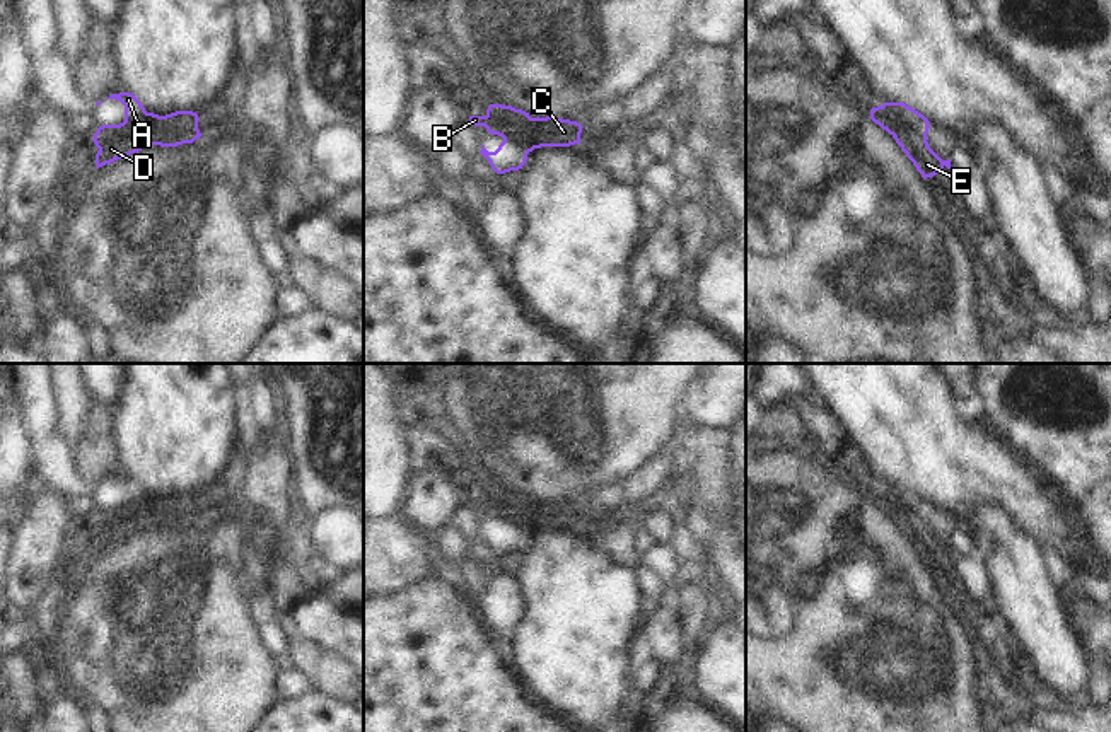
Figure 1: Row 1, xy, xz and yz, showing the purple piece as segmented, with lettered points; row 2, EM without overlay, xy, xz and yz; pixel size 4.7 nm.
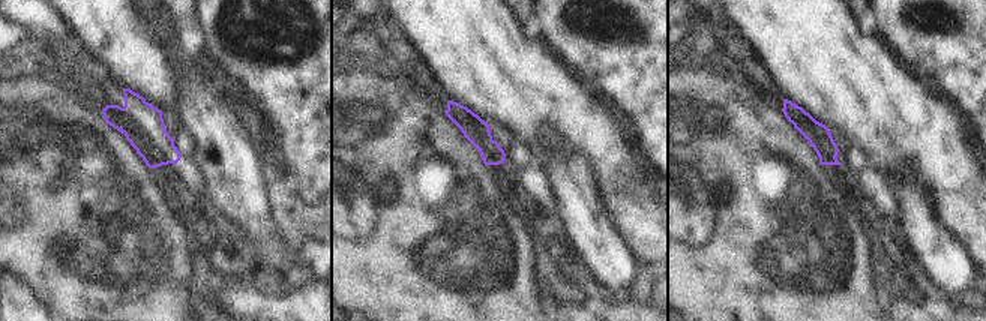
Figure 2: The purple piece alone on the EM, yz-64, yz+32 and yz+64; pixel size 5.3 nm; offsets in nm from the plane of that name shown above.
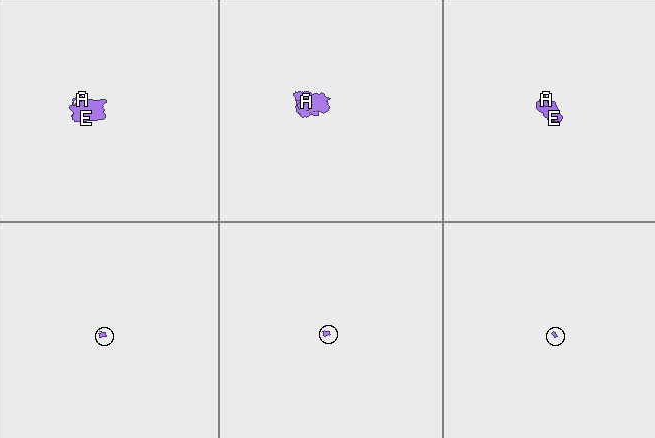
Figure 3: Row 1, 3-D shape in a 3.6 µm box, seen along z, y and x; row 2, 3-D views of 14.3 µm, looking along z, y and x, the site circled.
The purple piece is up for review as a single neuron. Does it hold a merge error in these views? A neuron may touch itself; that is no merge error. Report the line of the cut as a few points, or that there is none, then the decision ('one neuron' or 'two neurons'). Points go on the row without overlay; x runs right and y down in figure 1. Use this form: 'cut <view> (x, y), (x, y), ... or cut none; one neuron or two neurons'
cut none; one neuron

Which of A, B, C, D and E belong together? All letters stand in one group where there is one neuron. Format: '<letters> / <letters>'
A B C D E

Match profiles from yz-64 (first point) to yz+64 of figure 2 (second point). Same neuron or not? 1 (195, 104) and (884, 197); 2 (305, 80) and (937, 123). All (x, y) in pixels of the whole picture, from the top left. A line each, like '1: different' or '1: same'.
1: different
2: different

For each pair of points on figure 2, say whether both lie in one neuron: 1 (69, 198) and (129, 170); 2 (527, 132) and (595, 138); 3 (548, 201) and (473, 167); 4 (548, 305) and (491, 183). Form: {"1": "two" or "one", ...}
{"1": "one", "2": "one", "3": "two", "4": "two"}

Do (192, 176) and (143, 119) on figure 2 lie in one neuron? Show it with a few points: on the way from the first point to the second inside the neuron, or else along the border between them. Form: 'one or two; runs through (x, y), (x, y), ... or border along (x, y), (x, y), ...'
one; runs through (179, 162), (150, 132)

